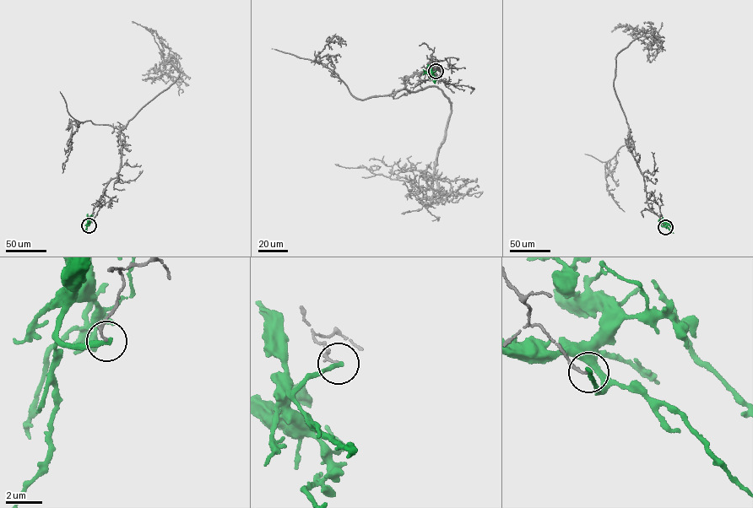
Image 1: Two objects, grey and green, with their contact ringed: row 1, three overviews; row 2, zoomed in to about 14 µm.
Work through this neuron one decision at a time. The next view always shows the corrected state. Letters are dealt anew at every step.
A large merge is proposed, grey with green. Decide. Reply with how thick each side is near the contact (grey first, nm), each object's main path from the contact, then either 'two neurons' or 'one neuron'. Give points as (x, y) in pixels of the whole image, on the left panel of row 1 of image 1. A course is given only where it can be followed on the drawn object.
calibres 130 and 280 nm; course grey (89, 225), (107, 183), (119, 169), (119, 132), (180, 73), (164, 59), (147, 28), (132, 21); course green (89, 225), (87, 224), (91, 214); two neurons

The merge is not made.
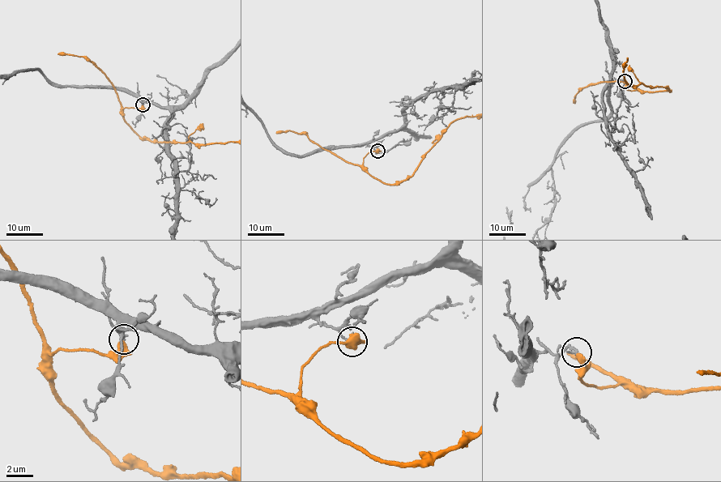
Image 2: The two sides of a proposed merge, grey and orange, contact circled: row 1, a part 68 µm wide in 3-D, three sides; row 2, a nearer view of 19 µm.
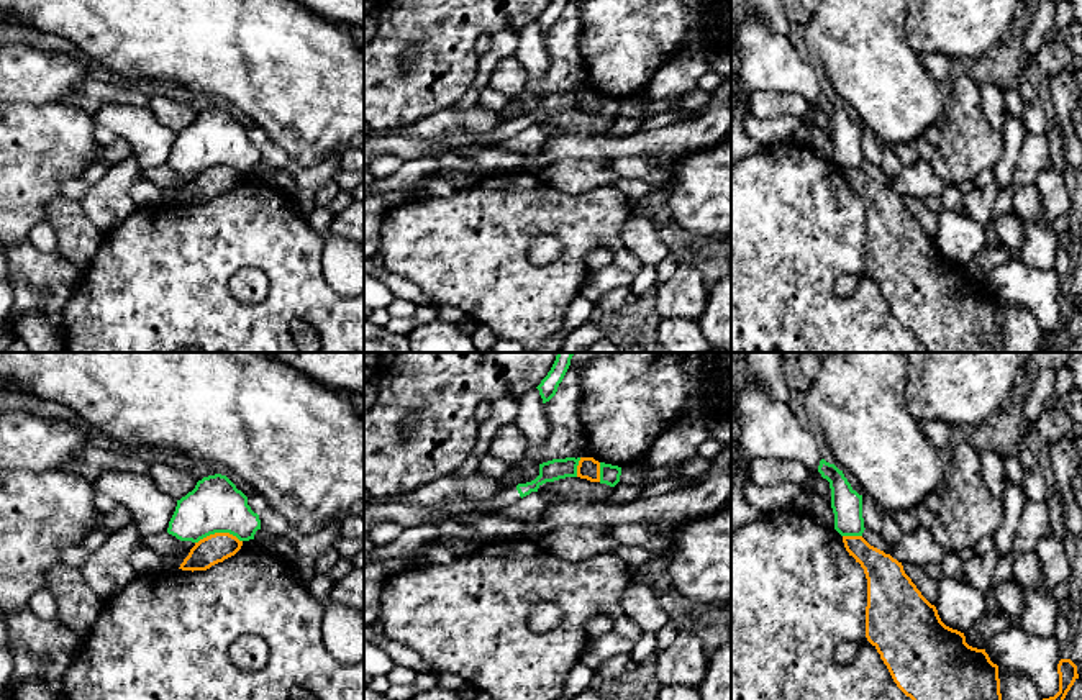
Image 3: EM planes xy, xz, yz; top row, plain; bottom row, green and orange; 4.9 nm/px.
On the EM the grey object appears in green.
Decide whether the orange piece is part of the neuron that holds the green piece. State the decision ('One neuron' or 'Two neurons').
Two neurons

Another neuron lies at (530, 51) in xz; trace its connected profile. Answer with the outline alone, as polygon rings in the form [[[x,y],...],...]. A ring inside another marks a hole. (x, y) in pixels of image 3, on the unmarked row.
[[[531,21],[518,30],[518,44],[513,56],[528,72],[528,82],[525,90],[508,102],[505,113],[510,116],[515,116],[525,102],[538,97],[536,90],[546,77],[546,70],[549,67],[549,54],[543,39],[544,36],[538,21]]]

